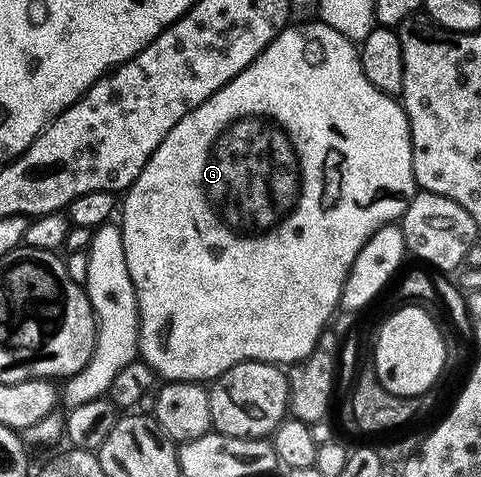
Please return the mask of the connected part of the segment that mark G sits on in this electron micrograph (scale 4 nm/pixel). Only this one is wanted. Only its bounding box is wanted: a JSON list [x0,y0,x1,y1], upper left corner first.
[120,22,414,382]

